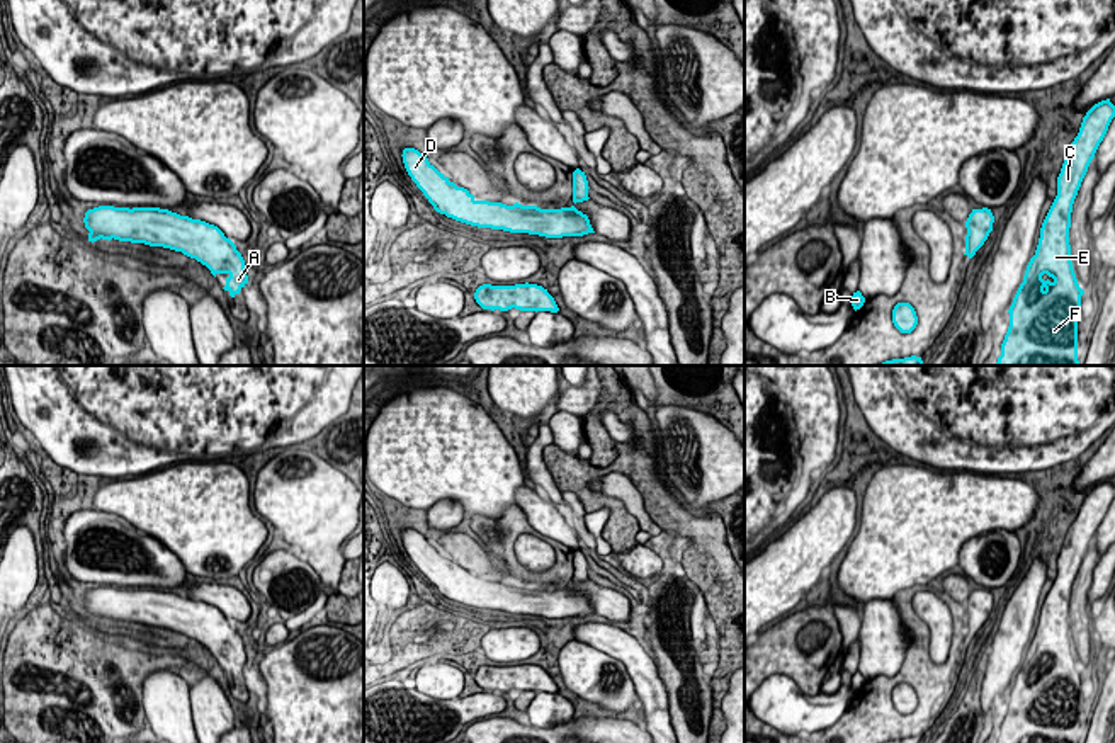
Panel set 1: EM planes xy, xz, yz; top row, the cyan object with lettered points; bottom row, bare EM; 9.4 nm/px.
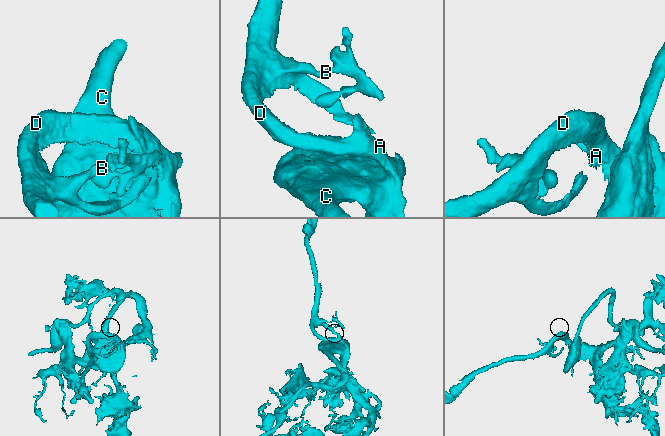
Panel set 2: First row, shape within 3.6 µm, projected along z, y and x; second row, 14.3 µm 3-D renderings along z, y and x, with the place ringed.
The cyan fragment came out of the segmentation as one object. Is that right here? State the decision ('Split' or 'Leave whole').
Leave whole

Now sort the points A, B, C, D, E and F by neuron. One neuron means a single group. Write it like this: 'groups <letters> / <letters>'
groups A B C D E F

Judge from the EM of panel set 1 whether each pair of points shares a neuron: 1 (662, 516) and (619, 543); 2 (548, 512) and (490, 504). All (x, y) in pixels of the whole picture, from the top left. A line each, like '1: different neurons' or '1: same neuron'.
1: same neuron
2: different neurons

